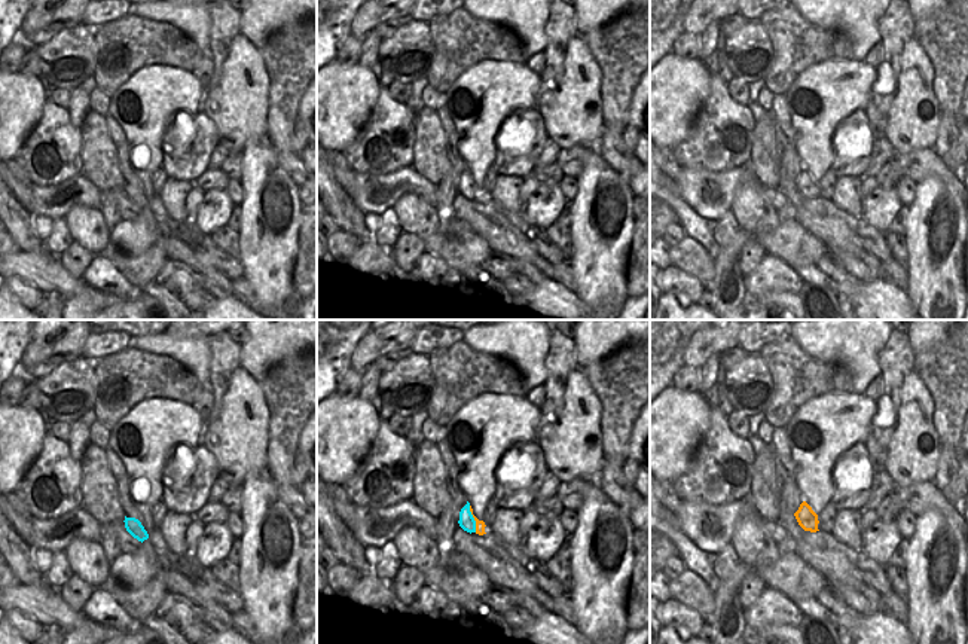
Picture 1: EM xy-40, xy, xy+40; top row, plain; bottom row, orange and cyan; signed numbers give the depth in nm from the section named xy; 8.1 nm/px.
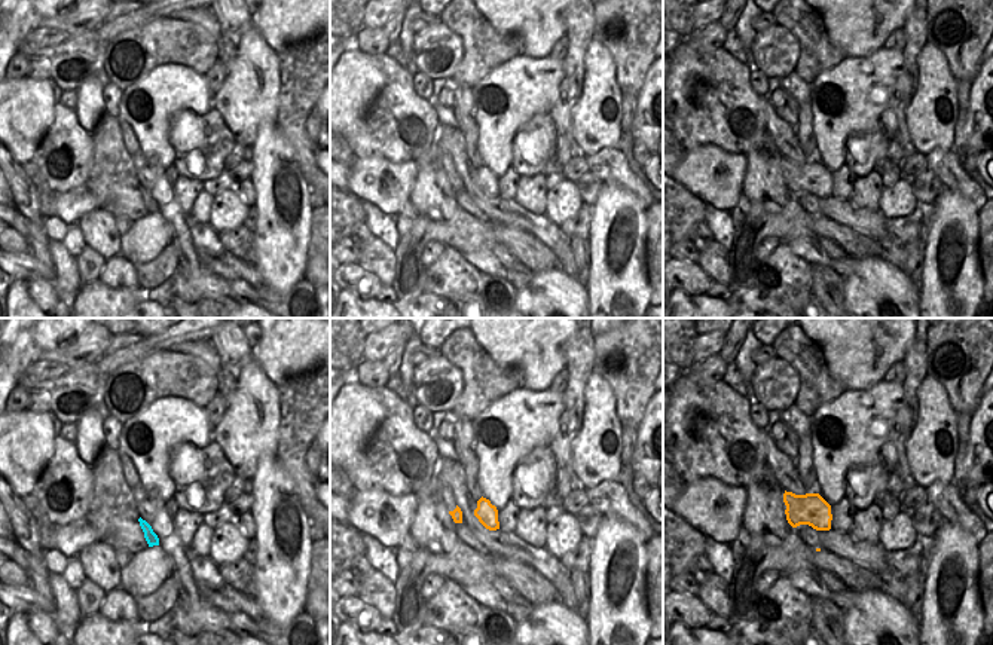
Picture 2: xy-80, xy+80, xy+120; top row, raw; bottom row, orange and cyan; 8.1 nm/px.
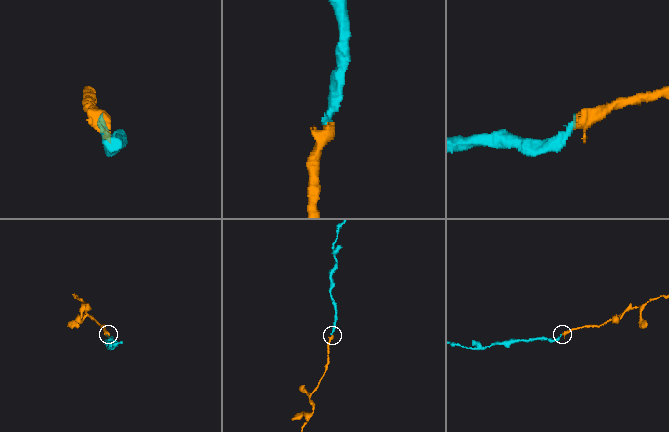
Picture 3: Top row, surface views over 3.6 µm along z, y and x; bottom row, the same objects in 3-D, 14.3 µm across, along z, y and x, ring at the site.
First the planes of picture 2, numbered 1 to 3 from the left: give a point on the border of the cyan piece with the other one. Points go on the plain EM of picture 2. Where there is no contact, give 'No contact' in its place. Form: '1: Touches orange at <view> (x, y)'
1: No contact
2: No contact
3: No contact.

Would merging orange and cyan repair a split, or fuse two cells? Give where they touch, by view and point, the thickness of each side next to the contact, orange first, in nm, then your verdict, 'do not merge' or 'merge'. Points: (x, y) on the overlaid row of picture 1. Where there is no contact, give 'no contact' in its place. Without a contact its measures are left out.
meets orange in xy at (475, 519); 80 nm thick on the orange side, 130 nm on the other; merge

